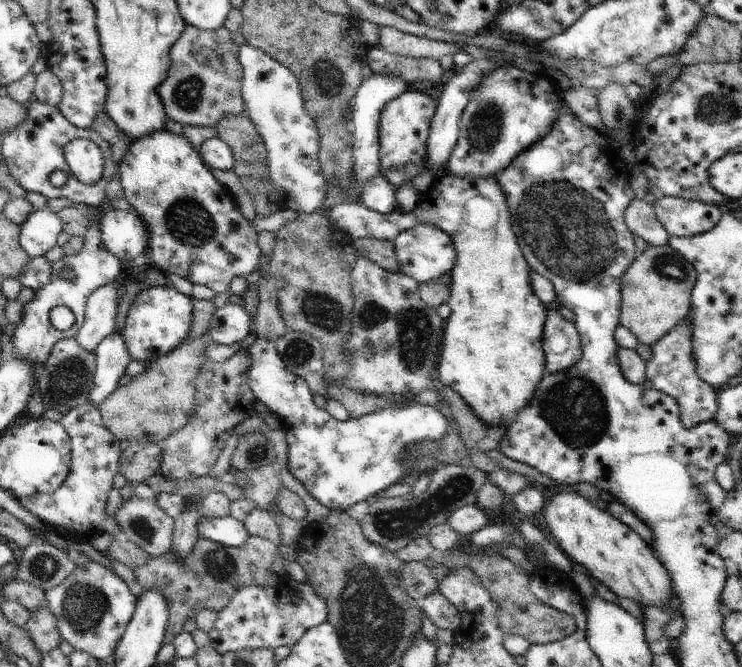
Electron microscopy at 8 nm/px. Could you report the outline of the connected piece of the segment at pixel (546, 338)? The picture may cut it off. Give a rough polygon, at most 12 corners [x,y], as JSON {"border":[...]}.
{"border":[[547,310],[546,374],[570,370],[582,358],[575,322]]}

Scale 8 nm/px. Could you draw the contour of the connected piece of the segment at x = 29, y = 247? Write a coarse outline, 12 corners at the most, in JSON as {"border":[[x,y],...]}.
{"border":[[50,208],[21,224],[20,244],[30,258],[56,245],[63,222]]}

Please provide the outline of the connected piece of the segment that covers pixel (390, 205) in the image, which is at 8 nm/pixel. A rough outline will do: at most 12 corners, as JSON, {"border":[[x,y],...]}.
{"border":[[379,172],[364,185],[360,202],[382,214],[398,206],[392,184]]}

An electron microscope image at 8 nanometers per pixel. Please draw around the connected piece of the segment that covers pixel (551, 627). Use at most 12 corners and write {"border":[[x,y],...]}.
{"border":[[444,552],[500,607],[504,634],[547,645],[575,618],[541,603],[532,576],[502,555]]}

